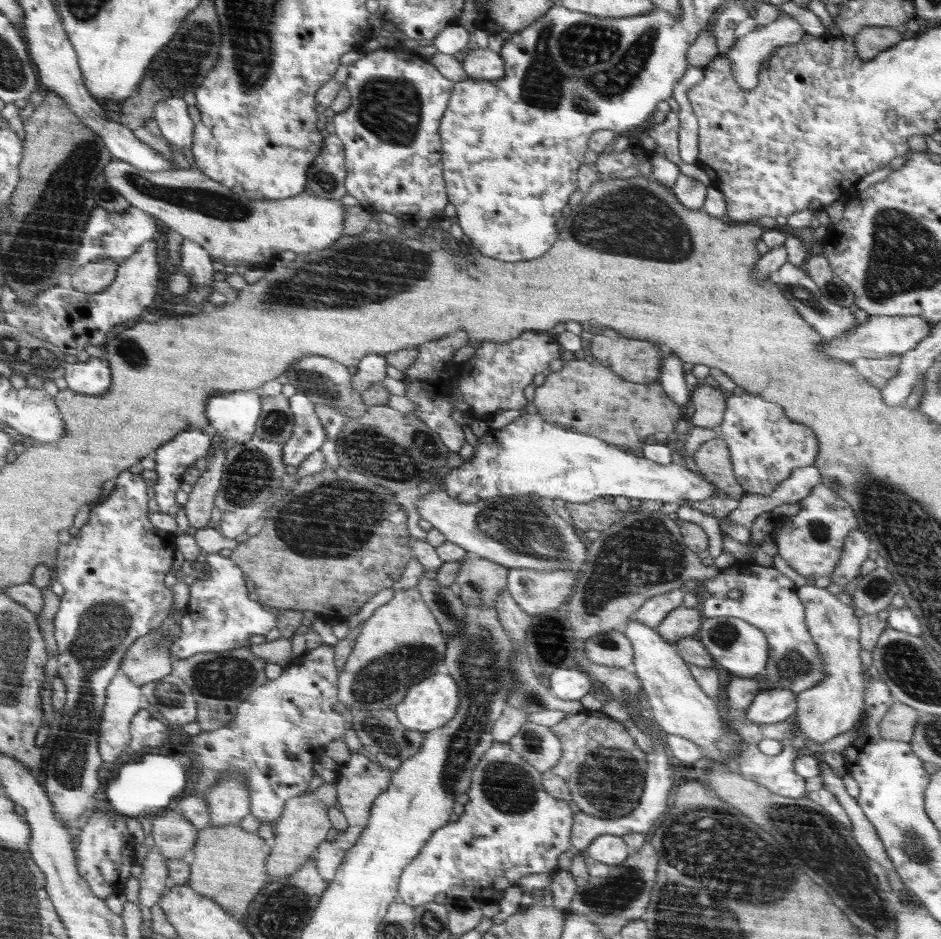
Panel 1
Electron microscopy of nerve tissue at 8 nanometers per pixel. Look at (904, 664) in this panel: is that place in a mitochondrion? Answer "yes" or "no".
yes

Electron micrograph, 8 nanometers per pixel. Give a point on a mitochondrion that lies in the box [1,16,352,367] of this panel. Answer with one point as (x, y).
(45, 239)

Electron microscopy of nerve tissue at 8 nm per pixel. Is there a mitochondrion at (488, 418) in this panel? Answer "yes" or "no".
no

